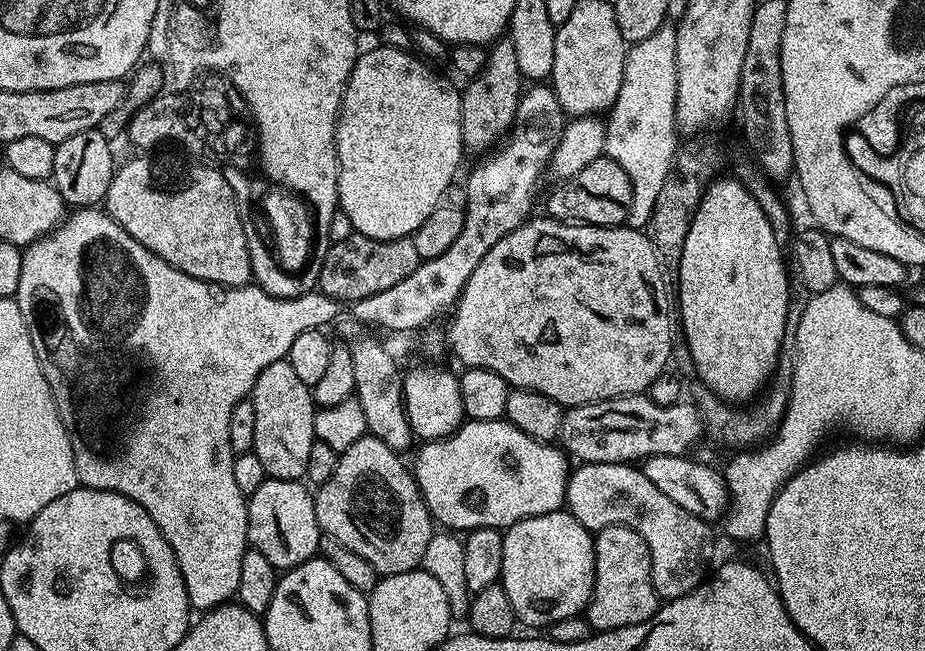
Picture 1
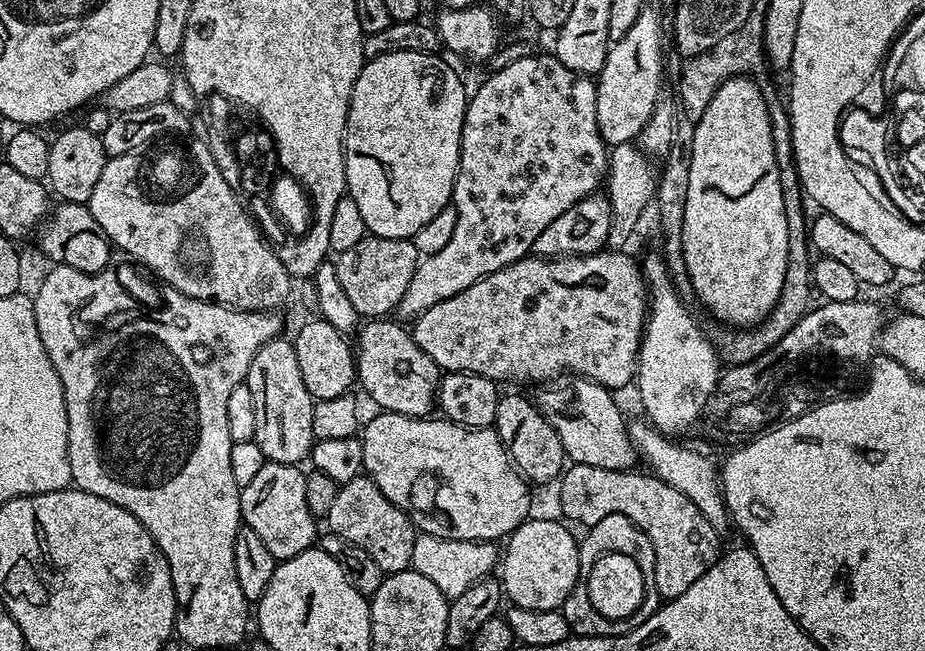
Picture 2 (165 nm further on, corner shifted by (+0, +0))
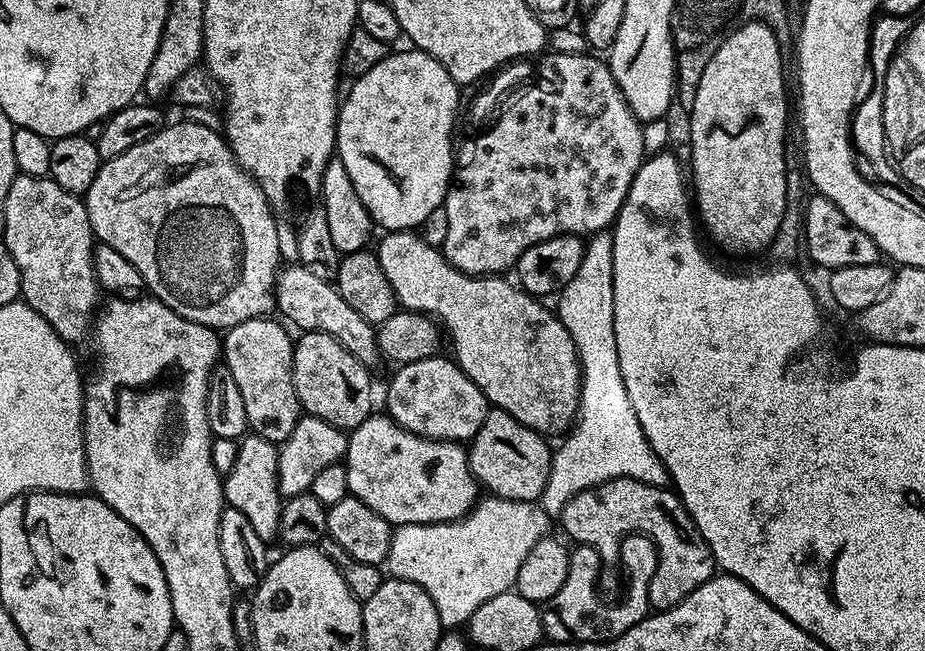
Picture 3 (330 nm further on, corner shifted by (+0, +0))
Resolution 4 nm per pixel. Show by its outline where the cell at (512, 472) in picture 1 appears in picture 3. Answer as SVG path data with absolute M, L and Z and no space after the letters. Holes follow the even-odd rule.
M373 414L348 437L348 455L344 457L346 482L351 495L358 497L374 514L393 526L402 524L437 524L462 518L478 503L478 485L468 465L465 445L450 440L427 440L398 426L387 414Z

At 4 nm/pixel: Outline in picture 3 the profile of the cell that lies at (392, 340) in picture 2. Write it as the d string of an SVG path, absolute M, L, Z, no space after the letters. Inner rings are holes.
M292 262L281 267L280 271L276 273L275 293L275 311L277 313L280 311L279 315L289 325L297 324L300 332L330 334L330 338L342 342L342 346L346 346L346 350L350 350L350 354L354 354L354 358L358 358L358 362L369 366L381 363L382 357L378 350L375 327L369 320L362 318L362 314L358 314L358 310L353 310L346 303L346 298L342 298L335 283L317 278L314 274L310 274L310 270L306 270L303 264Z

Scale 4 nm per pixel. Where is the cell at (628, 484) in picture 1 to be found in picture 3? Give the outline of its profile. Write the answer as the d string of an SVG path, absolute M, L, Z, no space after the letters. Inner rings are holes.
M634 478L611 480L574 494L560 512L558 523L572 542L597 550L605 550L612 542L619 543L626 534L650 537L656 543L656 569L654 578L650 578L648 602L656 610L678 606L717 571L710 546L671 487L650 486Z

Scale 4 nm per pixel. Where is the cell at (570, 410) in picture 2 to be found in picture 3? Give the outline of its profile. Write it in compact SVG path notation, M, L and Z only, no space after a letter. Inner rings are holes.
M412 230L384 234L384 237L380 240L380 245L375 245L374 251L378 262L382 266L382 272L386 274L386 280L390 282L390 286L394 290L397 305L409 312L423 312L425 316L432 317L437 325L442 326L443 331L446 333L447 343L448 340L452 343L451 359L455 360L458 367L464 371L466 378L470 378L470 382L474 382L474 386L478 386L478 390L482 390L482 394L488 399L491 407L506 410L506 414L518 418L518 422L530 426L534 431L548 438L553 438L552 436L556 435L556 437L559 437L571 429L576 418L576 410L580 407L580 359L576 353L574 338L570 338L570 330L566 330L564 323L561 322L559 316L556 315L549 305L548 308L544 305L547 303L541 302L537 297L531 296L529 292L525 292L523 288L517 286L511 279L509 279L510 281L504 280L508 278L505 278L503 275L471 276L465 272L459 272L453 264L448 263L448 259L444 257L440 248L428 245L420 234Z

